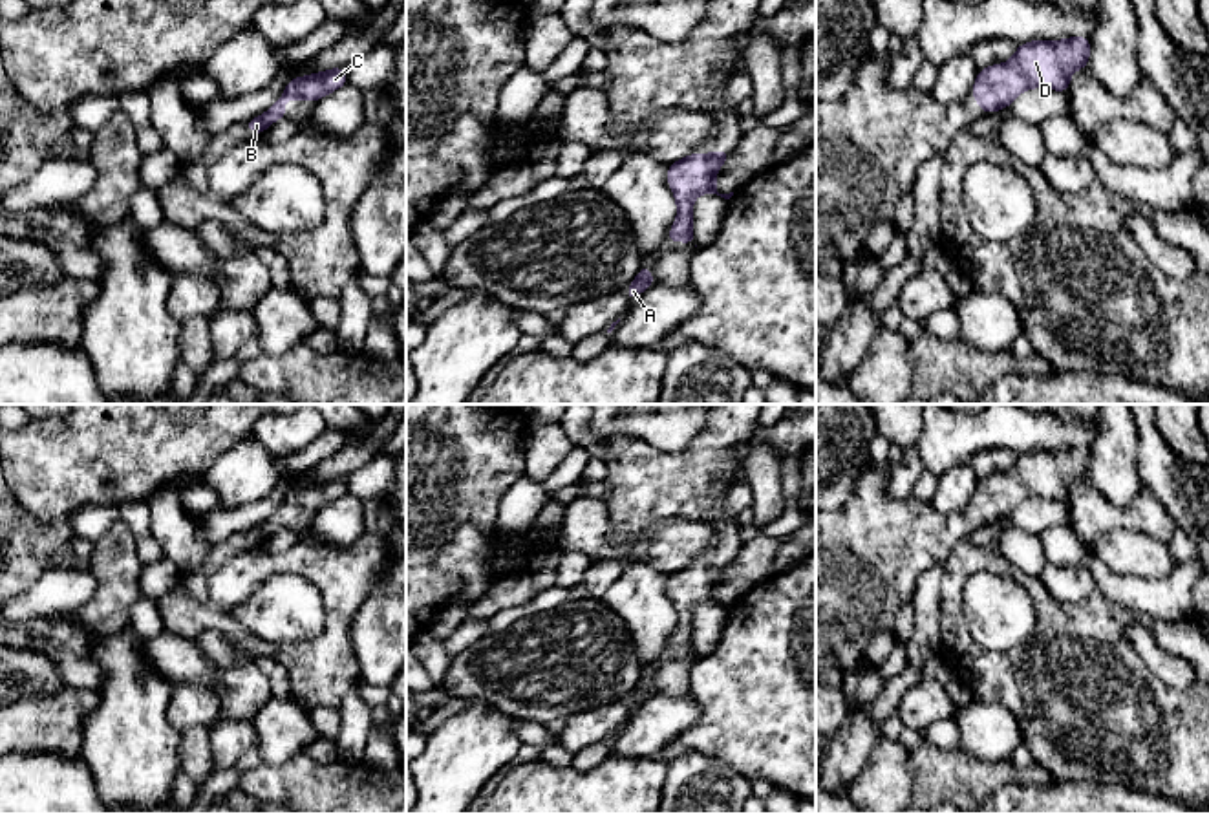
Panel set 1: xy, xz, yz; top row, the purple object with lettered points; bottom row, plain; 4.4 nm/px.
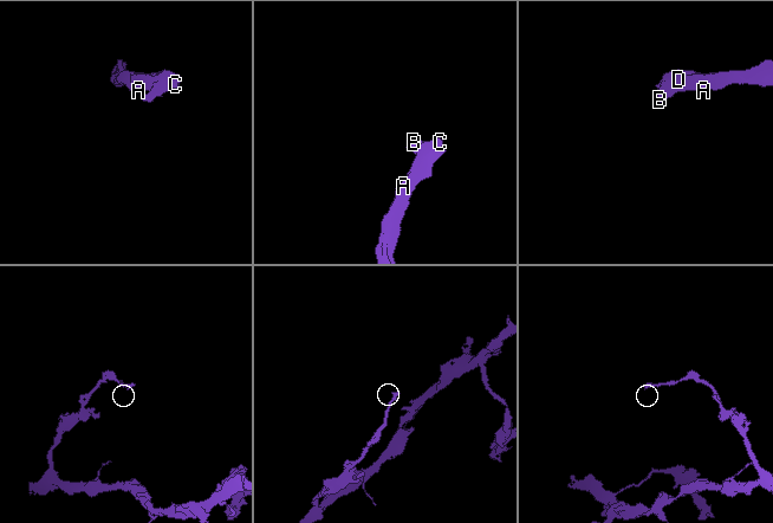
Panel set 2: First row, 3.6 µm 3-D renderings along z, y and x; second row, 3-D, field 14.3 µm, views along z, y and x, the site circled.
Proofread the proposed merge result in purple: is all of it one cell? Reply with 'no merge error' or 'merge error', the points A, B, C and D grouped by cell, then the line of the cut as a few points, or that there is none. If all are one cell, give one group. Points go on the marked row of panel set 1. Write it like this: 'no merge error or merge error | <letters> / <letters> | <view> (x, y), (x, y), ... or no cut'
no merge error | A B C D | no cut

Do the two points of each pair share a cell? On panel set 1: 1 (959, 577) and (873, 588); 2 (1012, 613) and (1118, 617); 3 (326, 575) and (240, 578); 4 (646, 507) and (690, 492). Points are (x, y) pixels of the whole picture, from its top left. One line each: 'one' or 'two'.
1: two
2: two
3: one
4: one

